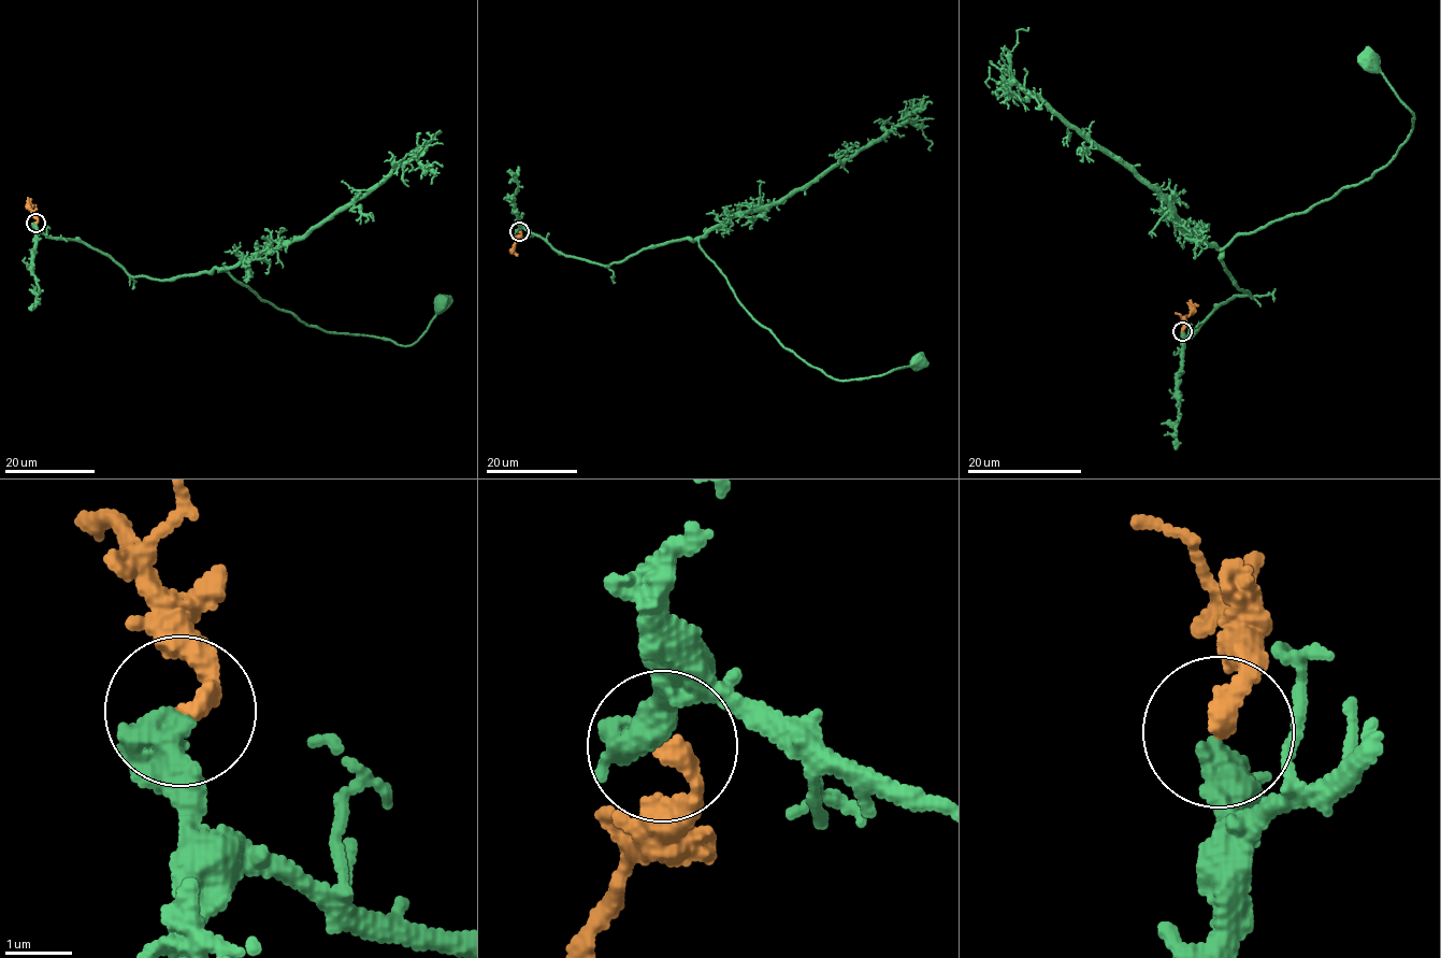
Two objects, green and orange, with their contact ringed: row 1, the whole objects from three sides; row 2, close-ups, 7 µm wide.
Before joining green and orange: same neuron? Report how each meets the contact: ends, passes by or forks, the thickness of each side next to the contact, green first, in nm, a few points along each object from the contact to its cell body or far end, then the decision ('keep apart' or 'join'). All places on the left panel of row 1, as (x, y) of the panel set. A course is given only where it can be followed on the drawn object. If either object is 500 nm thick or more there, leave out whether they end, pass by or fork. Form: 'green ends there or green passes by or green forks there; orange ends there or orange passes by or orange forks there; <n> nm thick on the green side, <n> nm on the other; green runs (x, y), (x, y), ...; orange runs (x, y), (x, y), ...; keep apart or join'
500 nm thick on the green side, 280 nm on the other; green runs (35, 222), (47, 234), (110, 255), (134, 276), (226, 272), (260, 300), (329, 332), (411, 345), (444, 301); orange runs (35, 222), (38, 217), (28, 209), (27, 197); join

